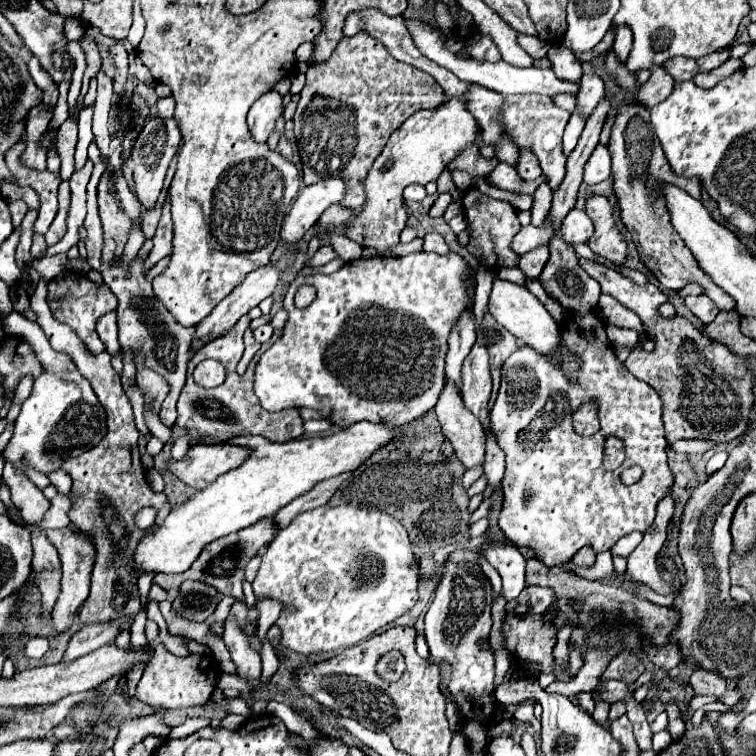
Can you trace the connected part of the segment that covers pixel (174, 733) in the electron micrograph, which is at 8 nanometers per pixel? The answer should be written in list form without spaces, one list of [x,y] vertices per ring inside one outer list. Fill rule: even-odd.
[[[189,718],[184,723],[172,727],[171,733],[167,739],[180,739],[191,735],[202,728],[210,725],[210,719],[207,718]]]

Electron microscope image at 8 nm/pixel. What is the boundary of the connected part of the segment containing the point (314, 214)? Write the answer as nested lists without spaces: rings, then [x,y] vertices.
[[[324,179],[320,183],[304,187],[298,199],[294,201],[290,213],[282,221],[280,241],[298,243],[304,233],[318,221],[318,217],[332,205],[340,203],[344,197],[344,181],[342,179]]]

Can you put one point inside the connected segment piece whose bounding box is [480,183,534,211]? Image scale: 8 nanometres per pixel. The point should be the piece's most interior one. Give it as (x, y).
(522, 202)

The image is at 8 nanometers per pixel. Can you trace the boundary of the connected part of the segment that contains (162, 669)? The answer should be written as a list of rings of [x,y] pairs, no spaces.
[[[162,643],[156,645],[158,647],[154,647],[154,657],[146,665],[144,675],[138,683],[138,699],[146,705],[160,705],[164,709],[186,709],[206,703],[220,675],[220,669],[216,667],[218,661],[212,655],[196,653],[190,653],[188,657],[176,657]]]

